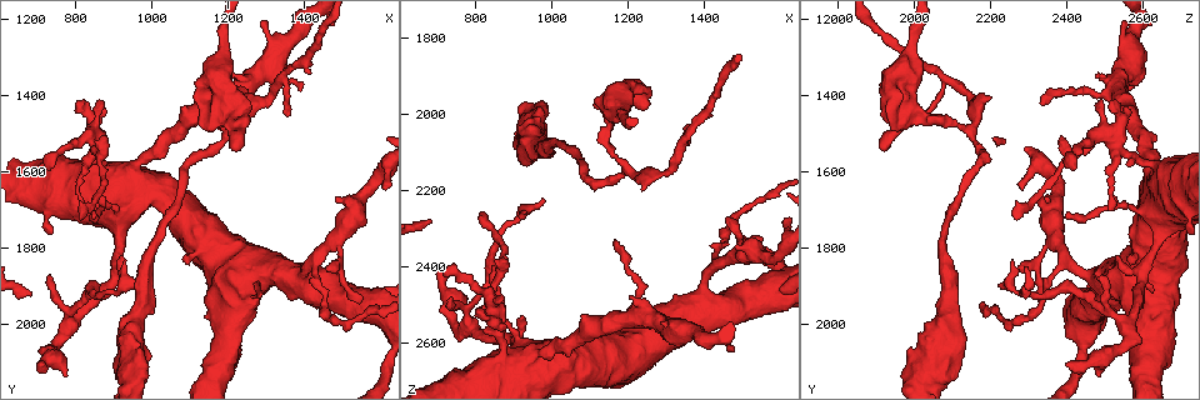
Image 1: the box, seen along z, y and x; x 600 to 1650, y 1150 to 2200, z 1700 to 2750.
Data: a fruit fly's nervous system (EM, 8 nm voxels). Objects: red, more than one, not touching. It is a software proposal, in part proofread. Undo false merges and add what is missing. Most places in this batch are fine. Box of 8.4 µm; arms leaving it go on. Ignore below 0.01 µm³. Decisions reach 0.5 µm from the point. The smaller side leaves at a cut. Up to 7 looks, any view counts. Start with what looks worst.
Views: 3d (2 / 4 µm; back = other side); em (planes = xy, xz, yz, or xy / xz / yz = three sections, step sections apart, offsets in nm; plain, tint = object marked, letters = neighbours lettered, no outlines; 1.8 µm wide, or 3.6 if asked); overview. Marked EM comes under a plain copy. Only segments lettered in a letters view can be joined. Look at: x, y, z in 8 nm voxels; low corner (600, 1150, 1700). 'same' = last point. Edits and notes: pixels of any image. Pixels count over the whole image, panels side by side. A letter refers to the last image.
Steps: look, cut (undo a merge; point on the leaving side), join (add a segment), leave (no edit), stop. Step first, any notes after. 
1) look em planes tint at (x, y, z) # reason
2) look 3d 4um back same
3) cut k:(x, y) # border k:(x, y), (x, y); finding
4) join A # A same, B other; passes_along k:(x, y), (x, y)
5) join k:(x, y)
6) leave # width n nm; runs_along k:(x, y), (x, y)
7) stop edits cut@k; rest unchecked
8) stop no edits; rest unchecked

look em xz step 8 letters at (915, 1705, 2645) # thick turns thin

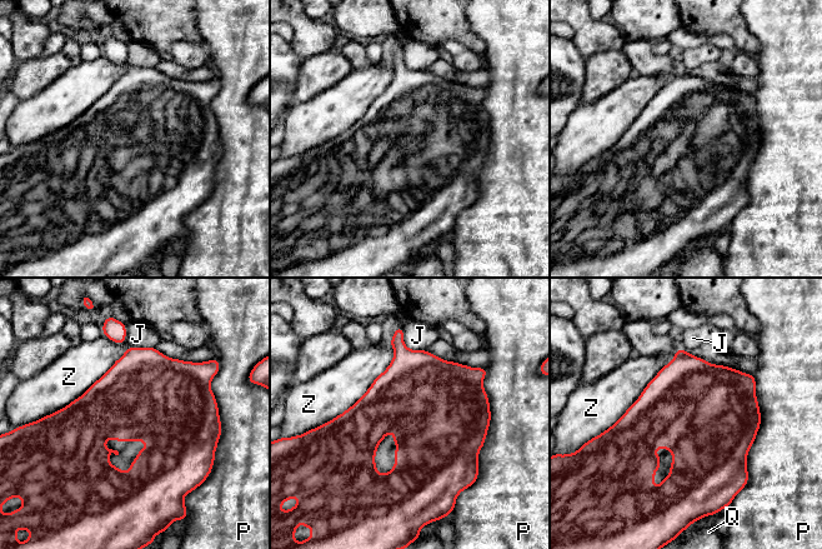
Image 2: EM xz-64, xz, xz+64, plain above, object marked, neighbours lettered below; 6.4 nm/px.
look em planes letters same # cut it another way

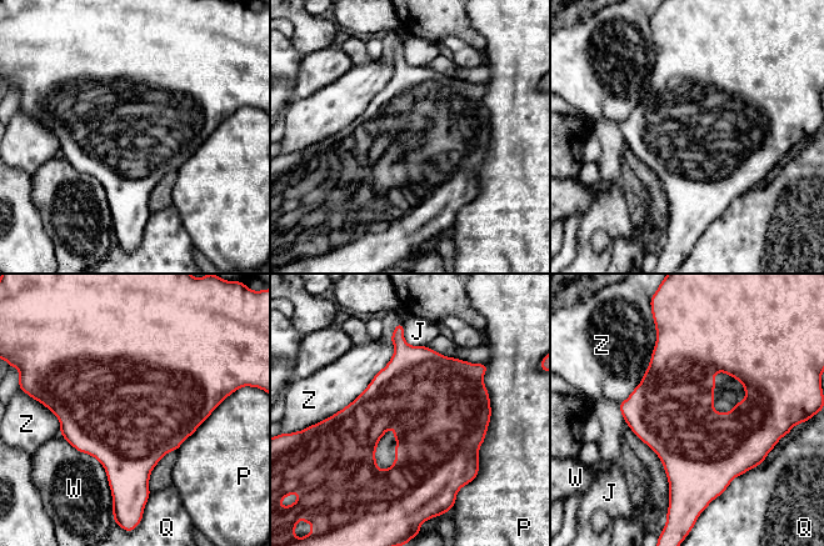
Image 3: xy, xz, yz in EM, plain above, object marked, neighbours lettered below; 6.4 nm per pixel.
leave # J other, P other, Q other, W other, Z other; border 3:(60, 434), (103, 466), (113, 499); all the same neuron

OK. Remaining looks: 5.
look em planes tint at (1355, 1280, 2585) # sharp bend

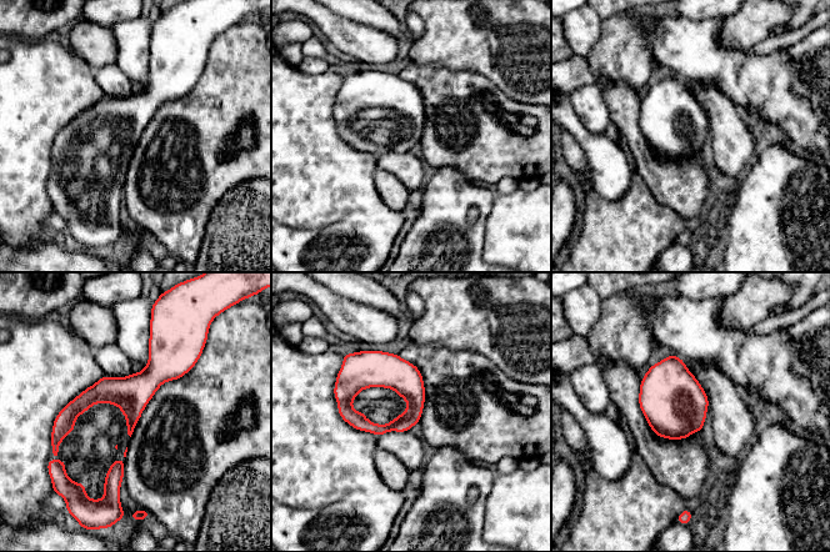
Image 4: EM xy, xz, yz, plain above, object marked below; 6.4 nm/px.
look em planes letters same

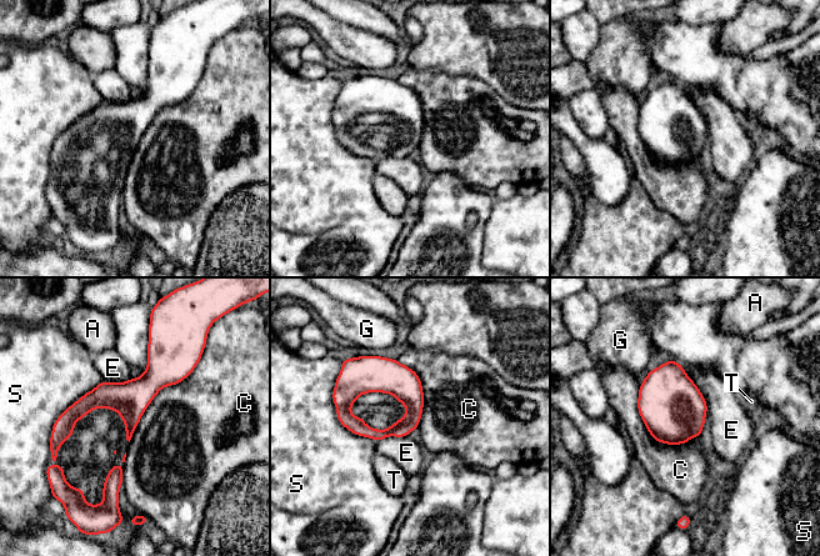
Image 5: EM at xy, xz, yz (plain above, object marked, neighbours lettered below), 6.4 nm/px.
leave # A other, C other, E other, G other, S other, T other; border 5:(639, 385), (654, 439), (699, 437); one neuron here

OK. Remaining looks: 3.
look em planes letters at (1490, 1765, 2380) # side arm on a straight run

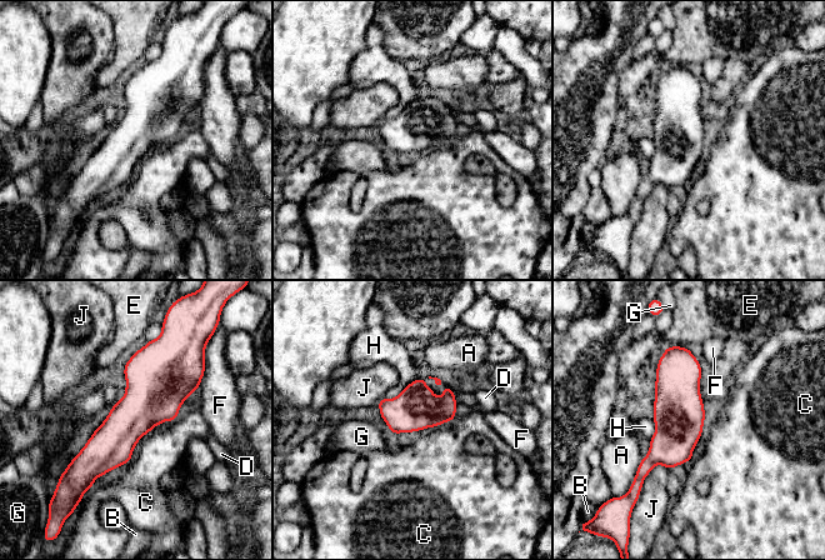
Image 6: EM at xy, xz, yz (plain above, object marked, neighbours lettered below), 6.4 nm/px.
leave # A other, B other, C other, D other, E other, F other, G other, H other, J other; border 6:(176, 418), (161, 421), (148, 434); continuous, no second neuron

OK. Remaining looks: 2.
stop no edits; rest unchecked

